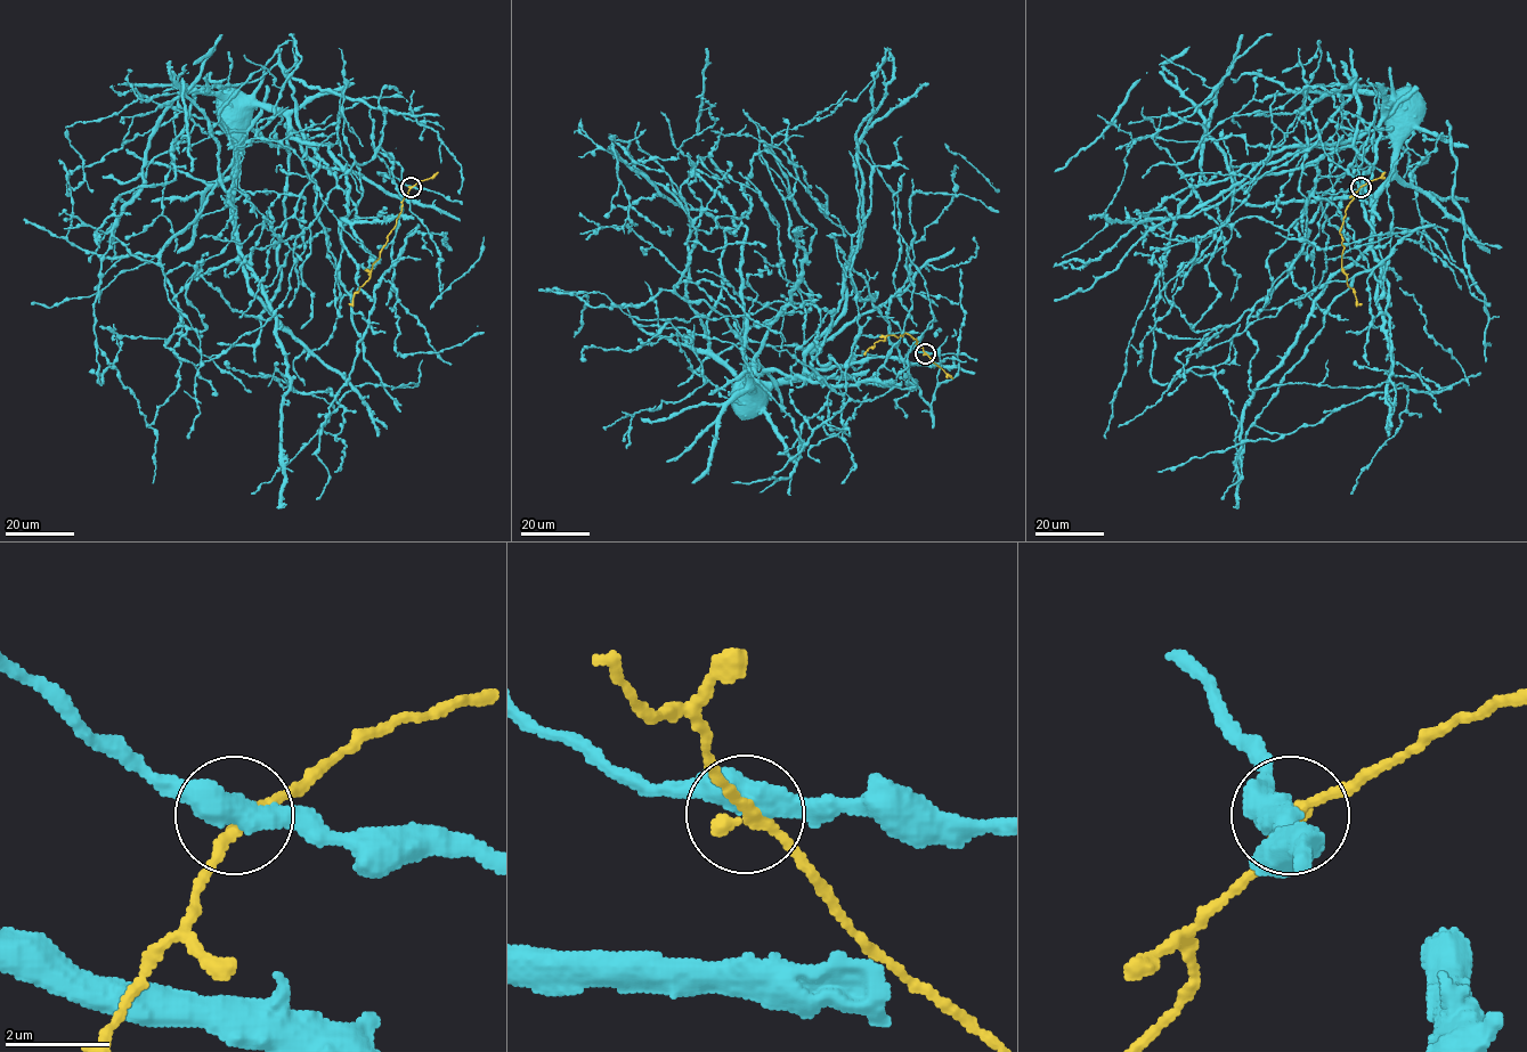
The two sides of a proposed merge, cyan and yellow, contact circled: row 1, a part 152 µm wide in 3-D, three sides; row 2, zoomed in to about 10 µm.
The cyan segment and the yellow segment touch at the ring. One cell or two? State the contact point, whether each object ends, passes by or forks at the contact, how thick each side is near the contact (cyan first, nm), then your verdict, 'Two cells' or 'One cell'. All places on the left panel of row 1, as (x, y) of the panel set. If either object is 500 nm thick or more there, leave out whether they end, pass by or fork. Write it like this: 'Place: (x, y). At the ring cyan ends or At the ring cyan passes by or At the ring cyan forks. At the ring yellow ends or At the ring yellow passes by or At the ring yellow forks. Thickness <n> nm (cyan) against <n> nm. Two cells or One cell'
Place: (411, 187). Thickness 500 nm (cyan) against 260 nm. Two cells

